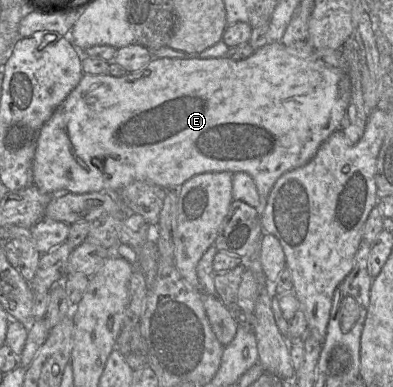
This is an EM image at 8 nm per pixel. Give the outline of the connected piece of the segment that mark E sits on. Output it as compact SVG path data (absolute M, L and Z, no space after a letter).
M269 42L250 57L235 61L230 58L179 59L153 58L143 70L128 73L123 77L110 74L83 74L78 85L57 107L50 119L42 126L32 164L33 185L41 192L57 196L59 192L76 194L90 192L117 192L134 181L148 181L165 189L179 189L195 175L207 172L248 173L254 180L262 202L284 173L307 164L320 146L336 130L351 98L351 82L346 71L341 49L314 49L308 57L299 57L282 42Z

